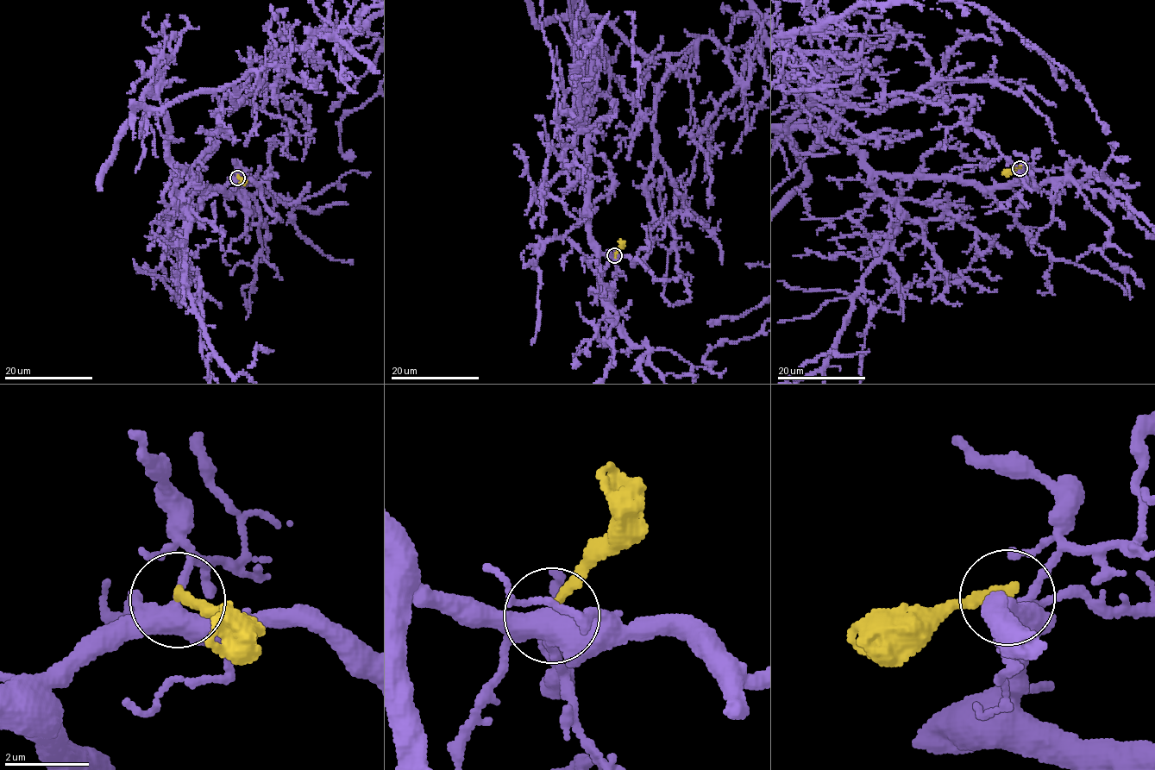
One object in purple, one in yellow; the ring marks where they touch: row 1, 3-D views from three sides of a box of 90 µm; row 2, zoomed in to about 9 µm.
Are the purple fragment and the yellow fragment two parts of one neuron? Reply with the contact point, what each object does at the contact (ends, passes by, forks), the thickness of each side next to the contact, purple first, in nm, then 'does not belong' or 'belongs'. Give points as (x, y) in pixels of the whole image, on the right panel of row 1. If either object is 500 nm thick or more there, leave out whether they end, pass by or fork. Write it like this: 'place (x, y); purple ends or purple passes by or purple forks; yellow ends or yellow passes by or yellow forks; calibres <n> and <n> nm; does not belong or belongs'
place (1020, 168); purple forks; yellow ends; calibres 440 and 240 nm; belongs

